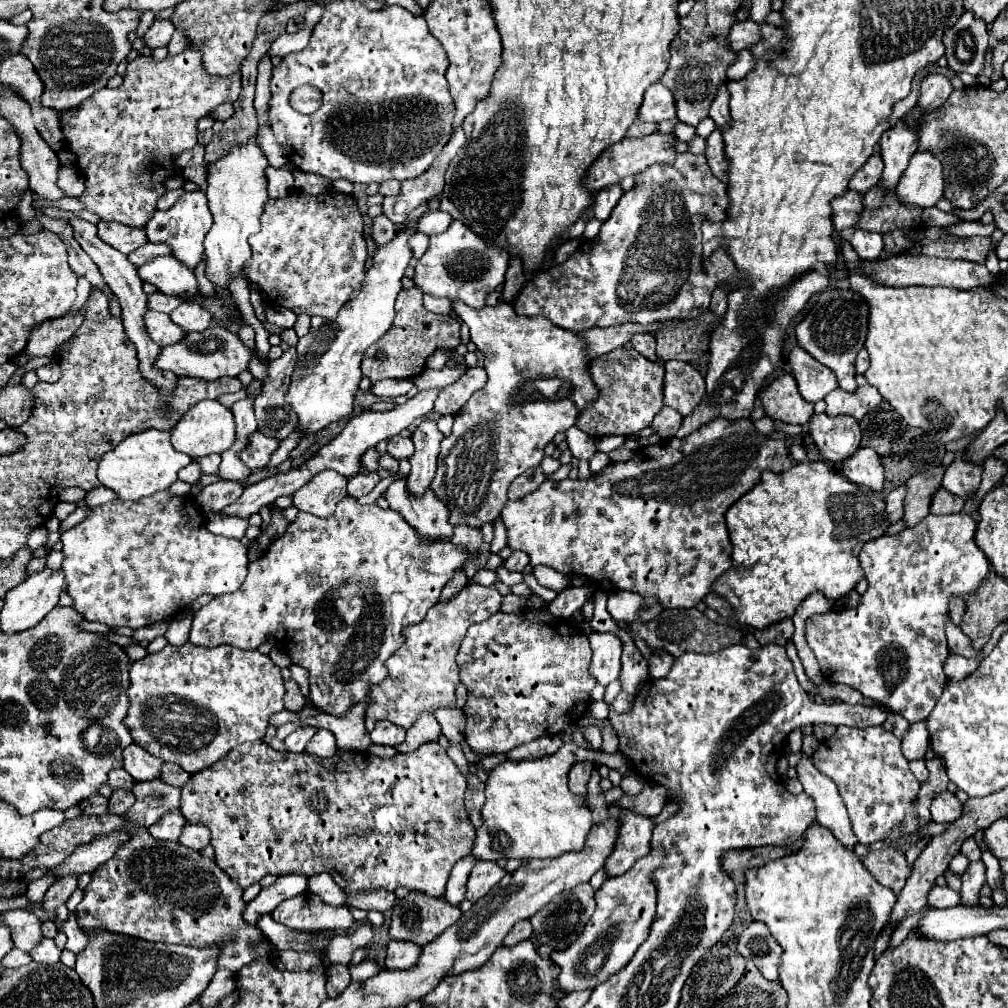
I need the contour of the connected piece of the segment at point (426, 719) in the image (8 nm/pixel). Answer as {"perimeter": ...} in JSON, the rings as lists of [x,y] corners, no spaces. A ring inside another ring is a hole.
{"perimeter":[[[422,712],[416,722],[406,730],[406,738],[402,744],[396,746],[396,750],[401,753],[412,752],[426,740],[438,740],[440,736],[440,724],[430,712]]]}

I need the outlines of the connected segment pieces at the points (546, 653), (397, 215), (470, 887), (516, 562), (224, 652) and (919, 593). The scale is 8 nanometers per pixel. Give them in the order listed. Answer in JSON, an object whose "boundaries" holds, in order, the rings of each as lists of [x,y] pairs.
{"boundaries":[[[[498,610],[484,622],[472,624],[458,652],[460,682],[468,688],[468,702],[464,706],[466,716],[466,742],[478,756],[506,754],[512,748],[528,744],[542,736],[558,736],[572,722],[582,718],[590,708],[590,692],[596,686],[590,674],[592,650],[588,636],[568,620],[556,620],[542,610],[522,610],[518,614],[506,614]]],[[[462,127],[456,128],[448,143],[444,146],[434,164],[414,180],[402,182],[402,190],[396,198],[384,198],[384,214],[394,224],[404,224],[406,216],[420,206],[422,202],[430,200],[432,196],[438,196],[444,188],[444,172],[450,162],[458,154],[459,147],[466,143],[466,136]]],[[[478,862],[468,878],[466,884],[466,898],[470,902],[480,900],[490,892],[494,884],[498,884],[506,876],[506,870],[500,868],[496,862]]],[[[514,550],[514,552],[510,554],[510,558],[504,562],[504,566],[506,566],[508,570],[514,570],[514,572],[522,572],[528,564],[530,564],[530,558],[528,558],[526,552],[522,552],[522,550]]],[[[190,642],[184,646],[168,644],[160,652],[132,662],[130,686],[126,692],[130,698],[126,724],[136,738],[134,742],[146,748],[152,756],[164,762],[176,762],[180,768],[192,774],[212,766],[242,742],[262,740],[268,728],[268,718],[274,712],[284,710],[284,684],[280,668],[270,660],[270,656],[258,650],[238,650],[228,646],[202,648]]],[[[966,512],[950,516],[926,516],[920,524],[894,536],[882,536],[862,546],[858,560],[868,580],[868,590],[858,608],[814,614],[806,620],[806,642],[812,648],[820,670],[828,682],[848,684],[864,698],[884,704],[888,710],[902,714],[910,724],[926,720],[938,696],[946,686],[944,660],[948,644],[944,636],[944,620],[948,614],[948,598],[952,594],[966,596],[974,592],[990,570],[986,554],[974,540],[976,520]]]]}

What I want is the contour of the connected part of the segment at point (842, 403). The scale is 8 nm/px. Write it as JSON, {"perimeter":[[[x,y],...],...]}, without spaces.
{"perimeter":[[[864,384],[856,392],[846,392],[842,388],[836,388],[824,400],[826,400],[826,414],[830,416],[848,414],[848,416],[854,416],[856,420],[862,420],[866,412],[870,412],[882,402],[882,396],[874,386]]]}

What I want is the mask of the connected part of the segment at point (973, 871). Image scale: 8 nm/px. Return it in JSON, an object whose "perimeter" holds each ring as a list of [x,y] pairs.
{"perimeter":[[[976,860],[976,862],[970,862],[970,866],[966,868],[966,872],[962,874],[962,890],[960,890],[960,896],[962,896],[962,904],[978,904],[978,896],[980,896],[980,888],[982,884],[986,882],[986,866],[982,860]]]}

